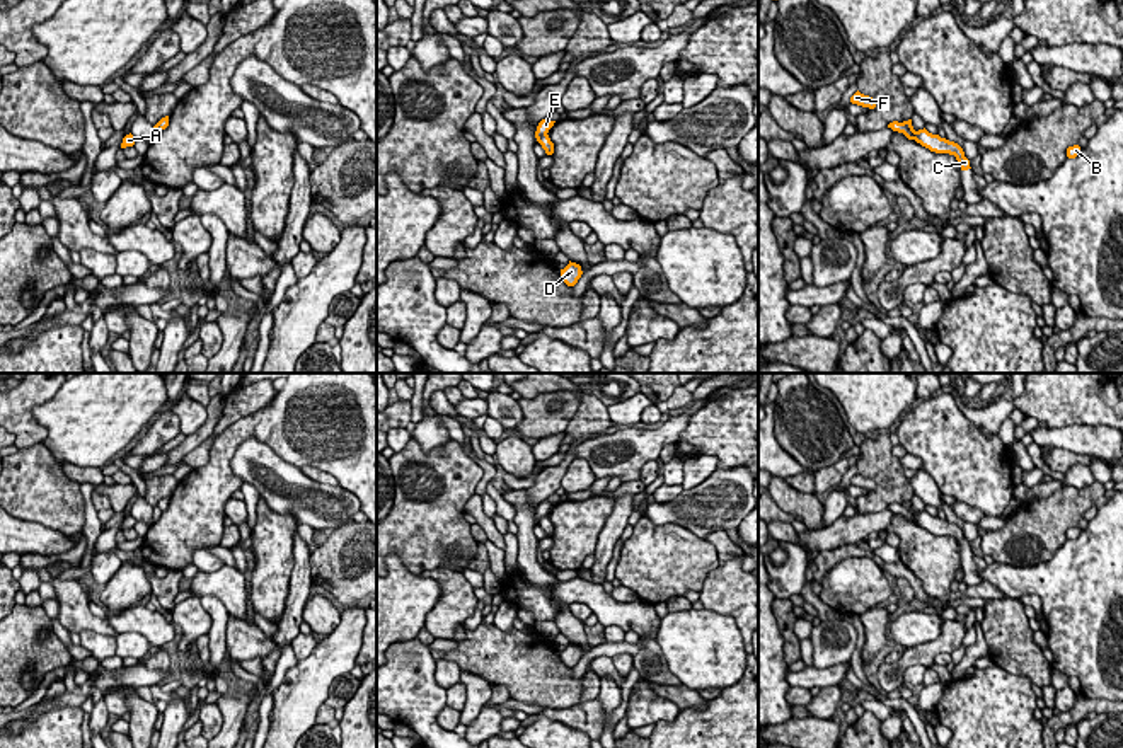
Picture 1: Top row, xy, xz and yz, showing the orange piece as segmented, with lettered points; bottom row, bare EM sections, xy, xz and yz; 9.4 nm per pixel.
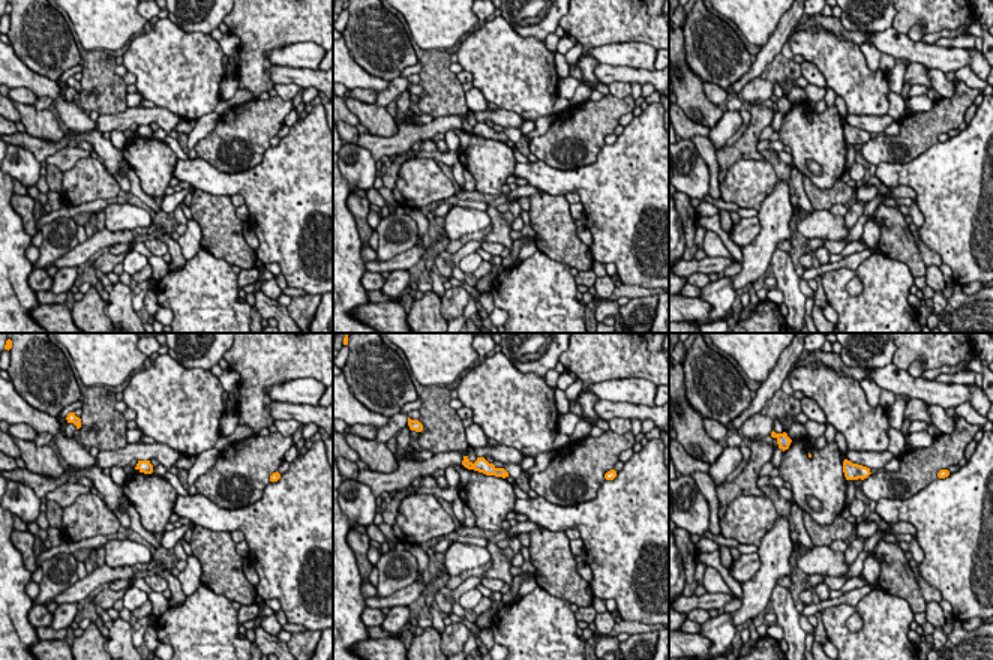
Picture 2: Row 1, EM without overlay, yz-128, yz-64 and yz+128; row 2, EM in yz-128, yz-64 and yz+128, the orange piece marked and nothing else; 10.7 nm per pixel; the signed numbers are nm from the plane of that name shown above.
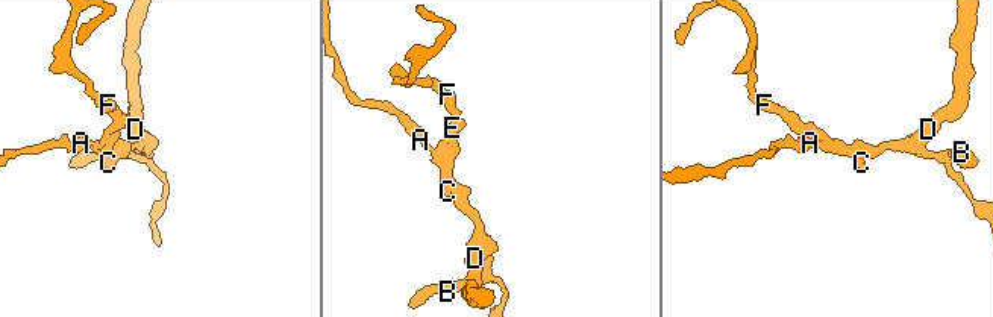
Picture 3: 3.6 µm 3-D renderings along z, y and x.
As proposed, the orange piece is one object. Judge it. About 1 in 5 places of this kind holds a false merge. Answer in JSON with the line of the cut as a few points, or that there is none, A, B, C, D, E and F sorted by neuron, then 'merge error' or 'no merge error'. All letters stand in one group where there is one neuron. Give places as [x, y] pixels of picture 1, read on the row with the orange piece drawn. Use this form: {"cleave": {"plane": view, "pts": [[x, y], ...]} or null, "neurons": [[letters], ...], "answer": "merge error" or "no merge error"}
{"cleave": {"plane": "yz", "pts": [[902, 123], [915, 138]]}, "neurons": [["A", "B", "C", "D"], ["E", "F"]], "answer": "merge error"}

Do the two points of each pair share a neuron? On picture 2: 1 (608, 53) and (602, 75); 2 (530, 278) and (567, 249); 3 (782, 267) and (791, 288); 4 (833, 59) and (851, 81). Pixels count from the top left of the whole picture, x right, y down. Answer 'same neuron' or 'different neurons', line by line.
1: different neurons
2: different neurons
3: same neuron
4: same neuron

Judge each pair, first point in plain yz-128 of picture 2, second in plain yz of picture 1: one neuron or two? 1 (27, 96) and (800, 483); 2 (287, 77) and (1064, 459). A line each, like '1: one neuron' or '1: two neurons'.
1: one neuron
2: one neuron

